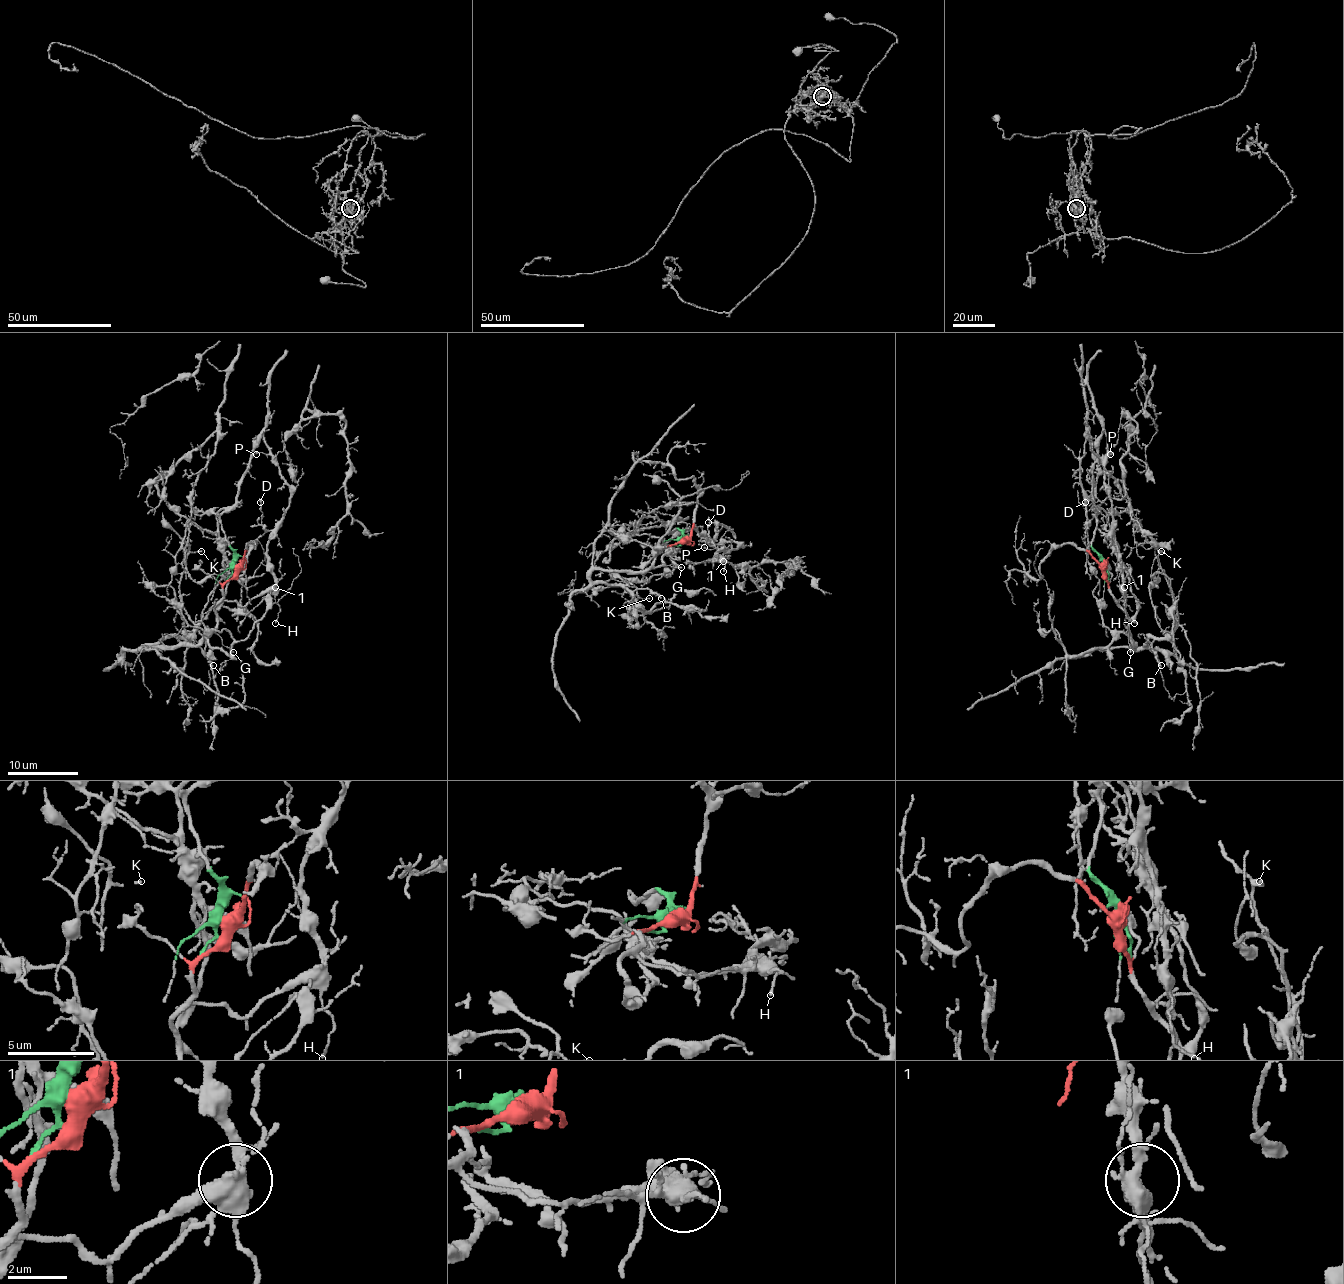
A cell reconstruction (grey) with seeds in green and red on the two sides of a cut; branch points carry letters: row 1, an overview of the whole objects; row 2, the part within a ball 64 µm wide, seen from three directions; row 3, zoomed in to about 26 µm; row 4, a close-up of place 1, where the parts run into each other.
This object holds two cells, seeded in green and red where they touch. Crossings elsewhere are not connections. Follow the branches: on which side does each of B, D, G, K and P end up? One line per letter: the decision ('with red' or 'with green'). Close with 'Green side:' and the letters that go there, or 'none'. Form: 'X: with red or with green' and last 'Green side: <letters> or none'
B: with red
D: with green
G: with red
K: with red
P: with green
Green side: D, P

